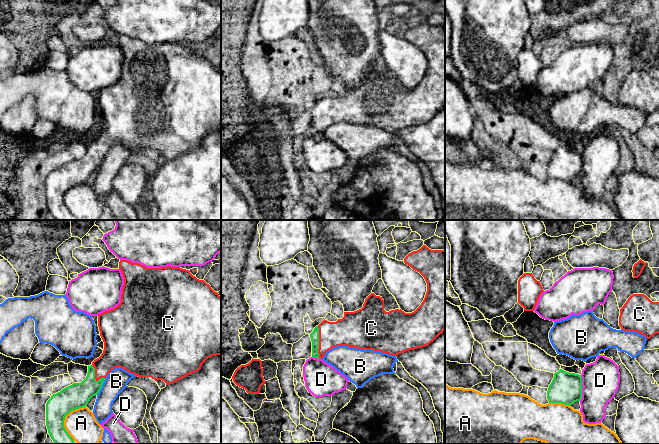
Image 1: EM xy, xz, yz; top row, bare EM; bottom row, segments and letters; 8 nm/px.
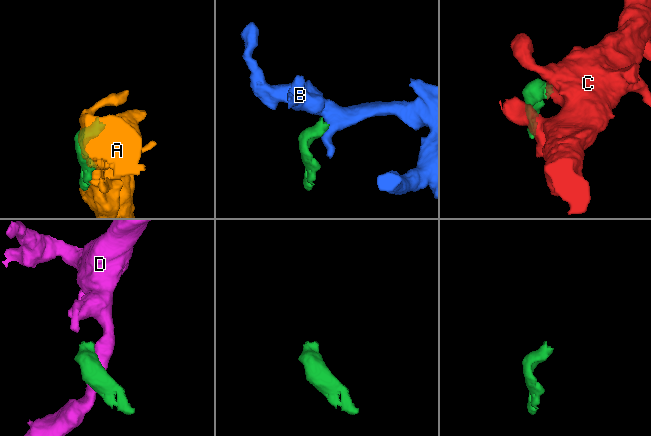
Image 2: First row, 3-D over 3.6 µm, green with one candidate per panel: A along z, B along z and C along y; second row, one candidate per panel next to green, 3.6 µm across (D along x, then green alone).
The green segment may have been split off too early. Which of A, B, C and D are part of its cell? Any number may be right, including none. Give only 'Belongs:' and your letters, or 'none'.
Belongs: C

